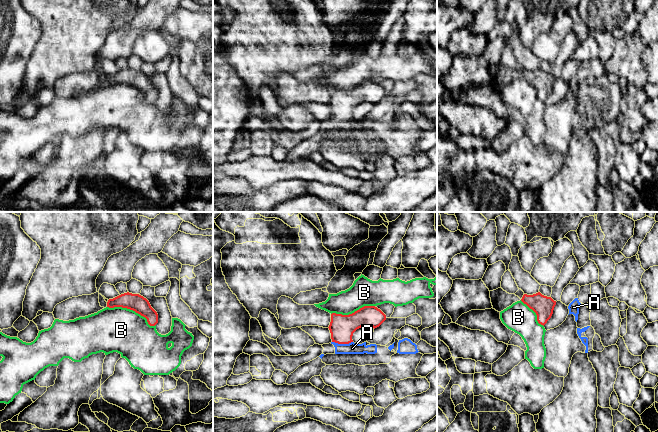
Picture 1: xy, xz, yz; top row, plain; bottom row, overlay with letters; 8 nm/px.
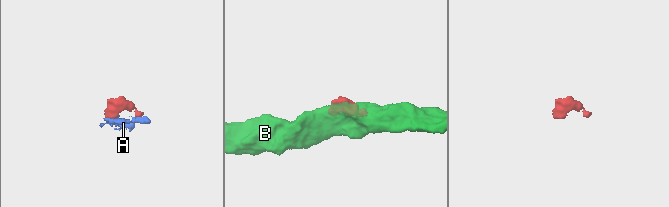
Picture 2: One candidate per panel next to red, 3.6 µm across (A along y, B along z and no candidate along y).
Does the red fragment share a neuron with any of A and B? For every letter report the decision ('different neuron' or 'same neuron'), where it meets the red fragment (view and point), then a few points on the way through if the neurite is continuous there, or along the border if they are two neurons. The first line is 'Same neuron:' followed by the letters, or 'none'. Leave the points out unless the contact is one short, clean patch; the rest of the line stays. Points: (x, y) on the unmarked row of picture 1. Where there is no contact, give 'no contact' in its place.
Same neuron: none
A: different neuron; meets red in xz at (342, 119)
B: different neuron; meets red in xy at (132, 85); border along xy (107, 82), (132, 85), (142, 91), (150, 101), (155, 101)

